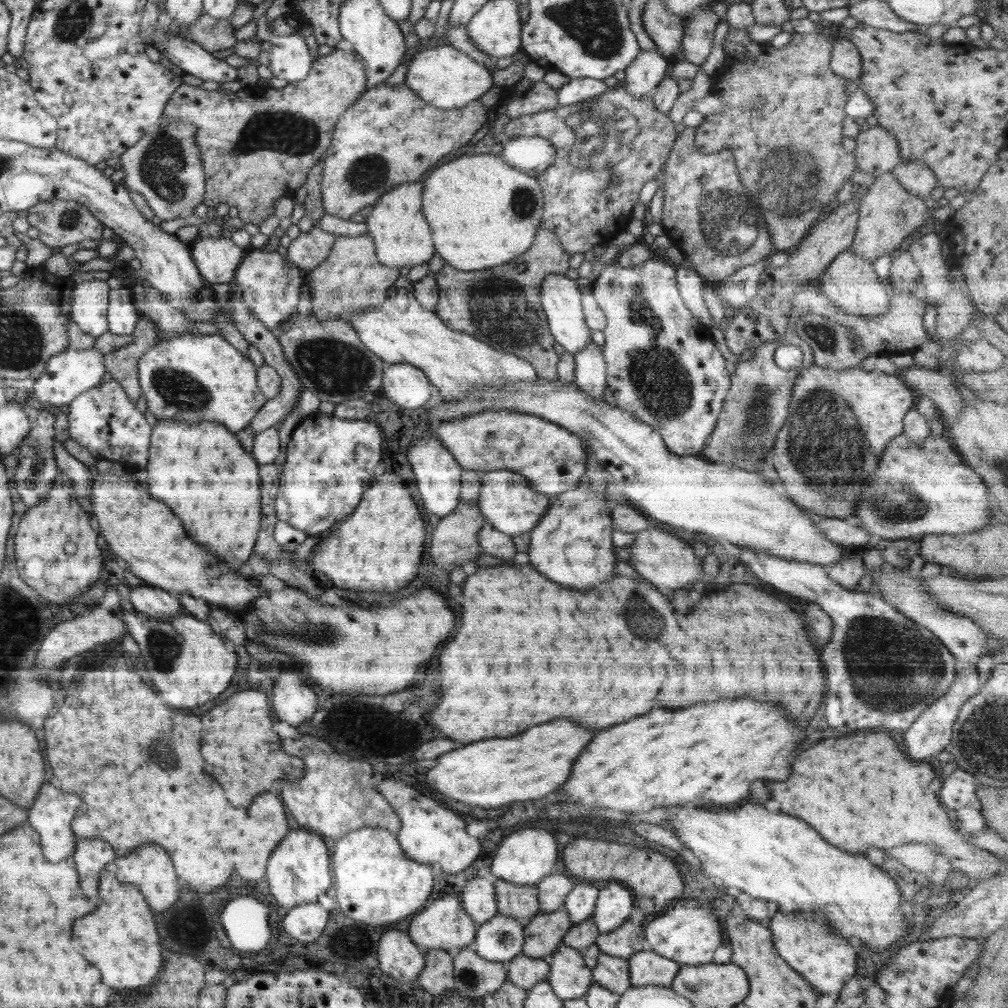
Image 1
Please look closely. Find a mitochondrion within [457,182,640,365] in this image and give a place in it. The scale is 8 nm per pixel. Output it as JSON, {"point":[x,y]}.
{"point":[499,311]}

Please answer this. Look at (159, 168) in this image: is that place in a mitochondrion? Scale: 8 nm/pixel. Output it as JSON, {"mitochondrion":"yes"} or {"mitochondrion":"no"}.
{"mitochondrion":"yes"}

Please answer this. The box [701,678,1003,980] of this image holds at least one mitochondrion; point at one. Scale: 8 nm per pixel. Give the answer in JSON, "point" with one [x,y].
{"point":[899,970]}

